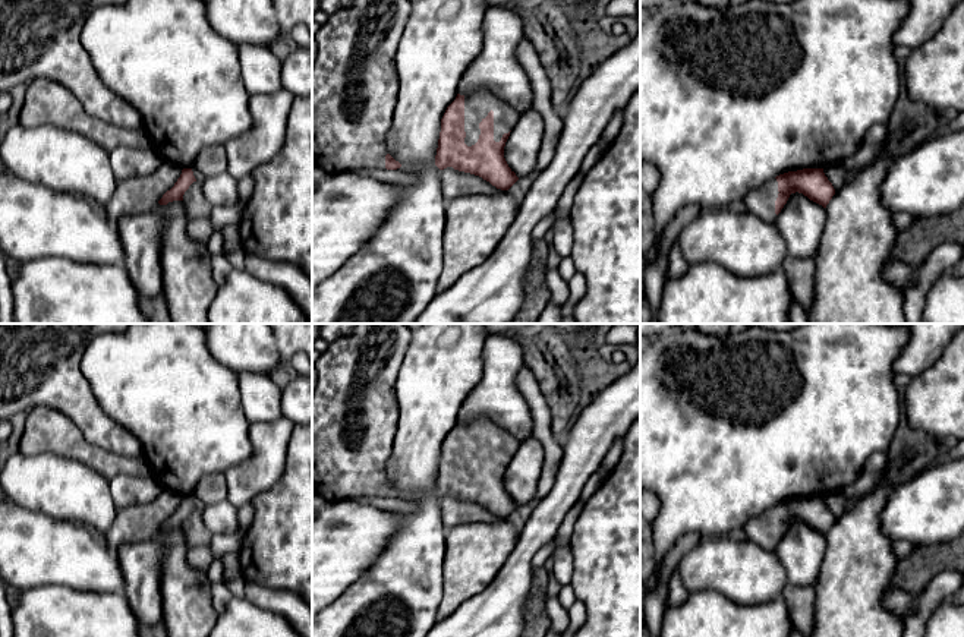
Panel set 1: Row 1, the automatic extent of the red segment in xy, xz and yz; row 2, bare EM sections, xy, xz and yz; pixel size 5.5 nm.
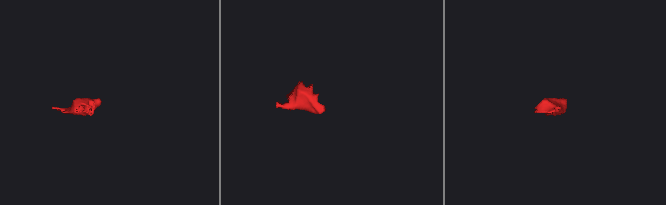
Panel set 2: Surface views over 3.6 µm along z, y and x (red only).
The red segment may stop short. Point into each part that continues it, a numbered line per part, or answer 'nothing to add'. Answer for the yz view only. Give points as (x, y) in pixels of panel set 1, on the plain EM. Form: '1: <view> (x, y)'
1: yz (835, 503)

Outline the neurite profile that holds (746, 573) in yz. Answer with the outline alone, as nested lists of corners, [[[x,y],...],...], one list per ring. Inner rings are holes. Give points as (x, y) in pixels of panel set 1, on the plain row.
[[[727,536],[700,539],[675,568],[689,592],[713,590],[741,606],[782,597],[788,583],[772,548]]]

